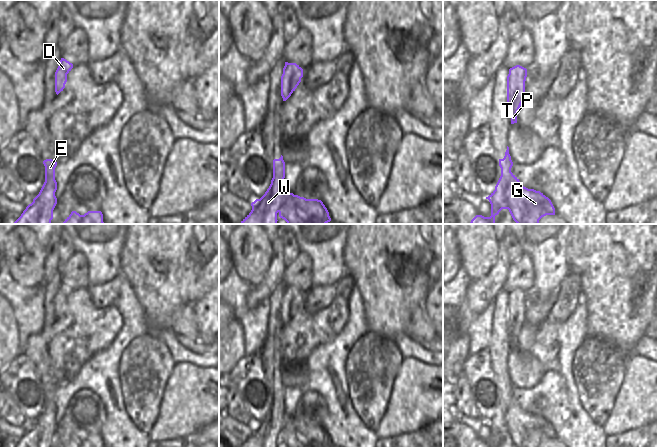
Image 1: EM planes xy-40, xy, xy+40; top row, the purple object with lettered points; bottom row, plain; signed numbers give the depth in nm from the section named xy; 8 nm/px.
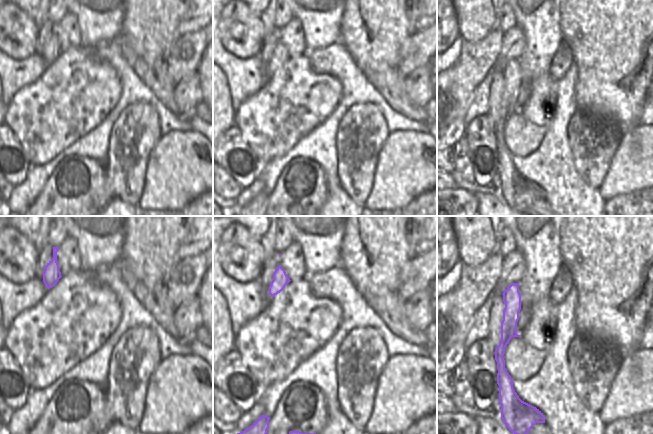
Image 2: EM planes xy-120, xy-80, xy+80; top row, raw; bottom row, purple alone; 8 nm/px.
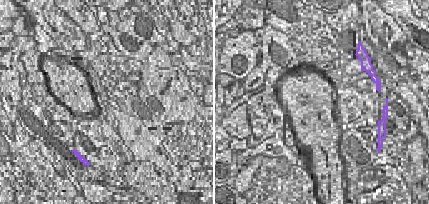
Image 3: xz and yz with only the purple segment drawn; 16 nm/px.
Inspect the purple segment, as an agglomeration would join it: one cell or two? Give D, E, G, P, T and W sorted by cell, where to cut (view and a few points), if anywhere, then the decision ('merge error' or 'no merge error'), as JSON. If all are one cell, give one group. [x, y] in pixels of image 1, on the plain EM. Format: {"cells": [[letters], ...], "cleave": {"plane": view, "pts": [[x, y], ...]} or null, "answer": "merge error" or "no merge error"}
{"cells": [["D", "G", "P", "T"], ["E", "W"]], "cleave": {"plane": "xy+40", "pts": [[503, 382], [508, 404], [507, 432]]}, "answer": "merge error"}

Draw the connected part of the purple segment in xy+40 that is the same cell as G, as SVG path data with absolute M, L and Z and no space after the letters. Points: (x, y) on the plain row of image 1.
M508 370L503 383L505 384L505 396L509 404L507 433L513 444L517 448L539 448L542 441L555 439L555 432L548 421L540 415L524 411L511 396L513 386Z

